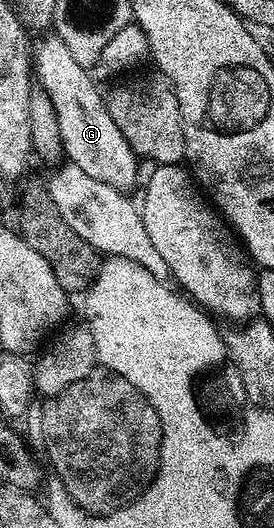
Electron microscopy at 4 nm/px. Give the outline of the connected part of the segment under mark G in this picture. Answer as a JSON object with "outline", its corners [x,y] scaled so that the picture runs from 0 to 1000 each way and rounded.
{"outline":[[[204,64],[175,66],[124,80],[120,127],[139,163],[193,191],[234,295],[255,311],[325,328],[325,335],[354,335],[354,343],[383,343],[383,350],[412,350],[431,362],[474,364],[474,354],[504,348],[500,292],[398,218],[380,178],[328,133],[266,112],[245,85]]]}

